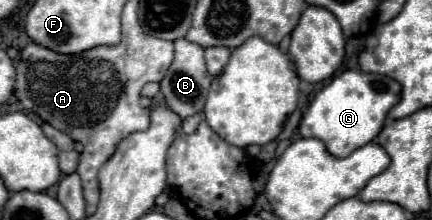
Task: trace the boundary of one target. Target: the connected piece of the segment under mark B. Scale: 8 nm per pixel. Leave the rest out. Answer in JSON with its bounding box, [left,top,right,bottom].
[161,38,213,118]

